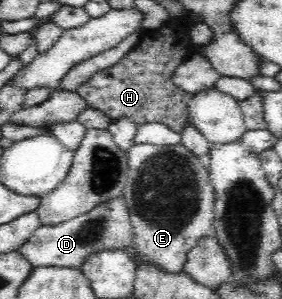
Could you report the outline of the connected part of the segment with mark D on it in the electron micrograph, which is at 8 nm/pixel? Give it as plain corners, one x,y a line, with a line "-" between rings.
118,196
114,199
102,202
99,206
85,214
66,220
61,224
51,226
41,225
31,238
23,242
21,248
16,252
23,254
23,257
34,266
58,266
59,268
81,268
87,256
99,252
99,250
111,250
111,248
126,250
129,244
134,241
133,223
130,219
130,212
125,197

